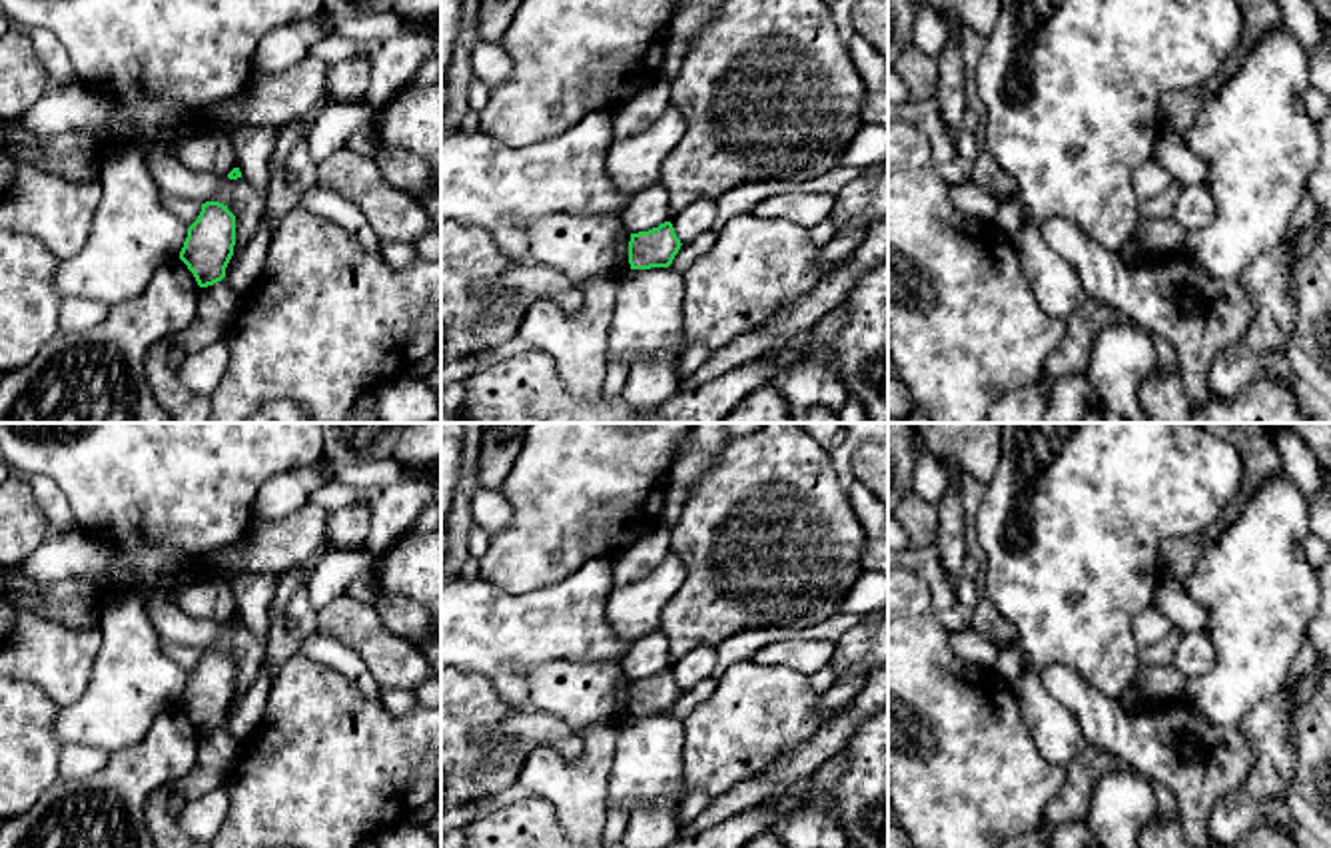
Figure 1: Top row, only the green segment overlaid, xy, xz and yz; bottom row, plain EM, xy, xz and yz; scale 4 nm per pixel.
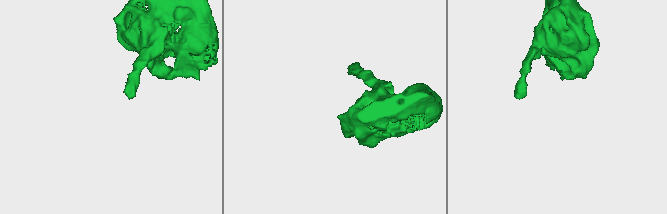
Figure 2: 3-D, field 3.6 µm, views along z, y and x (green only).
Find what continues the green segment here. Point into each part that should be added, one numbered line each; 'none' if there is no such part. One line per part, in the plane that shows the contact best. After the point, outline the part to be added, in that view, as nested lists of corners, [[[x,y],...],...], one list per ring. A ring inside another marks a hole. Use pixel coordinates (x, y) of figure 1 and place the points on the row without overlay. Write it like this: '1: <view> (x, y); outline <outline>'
none

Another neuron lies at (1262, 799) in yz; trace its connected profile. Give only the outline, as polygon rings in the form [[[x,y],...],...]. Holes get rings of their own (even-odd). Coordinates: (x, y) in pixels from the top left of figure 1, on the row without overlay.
[[[1255,748],[1255,764],[1245,784],[1215,804],[1207,816],[1209,836],[1217,844],[1233,844],[1259,824],[1287,832],[1297,848],[1329,848],[1301,826],[1287,806],[1291,784],[1279,776],[1269,756]]]

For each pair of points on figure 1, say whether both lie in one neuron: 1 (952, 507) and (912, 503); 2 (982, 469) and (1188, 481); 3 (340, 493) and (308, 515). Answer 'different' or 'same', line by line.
1: different
2: different
3: different

